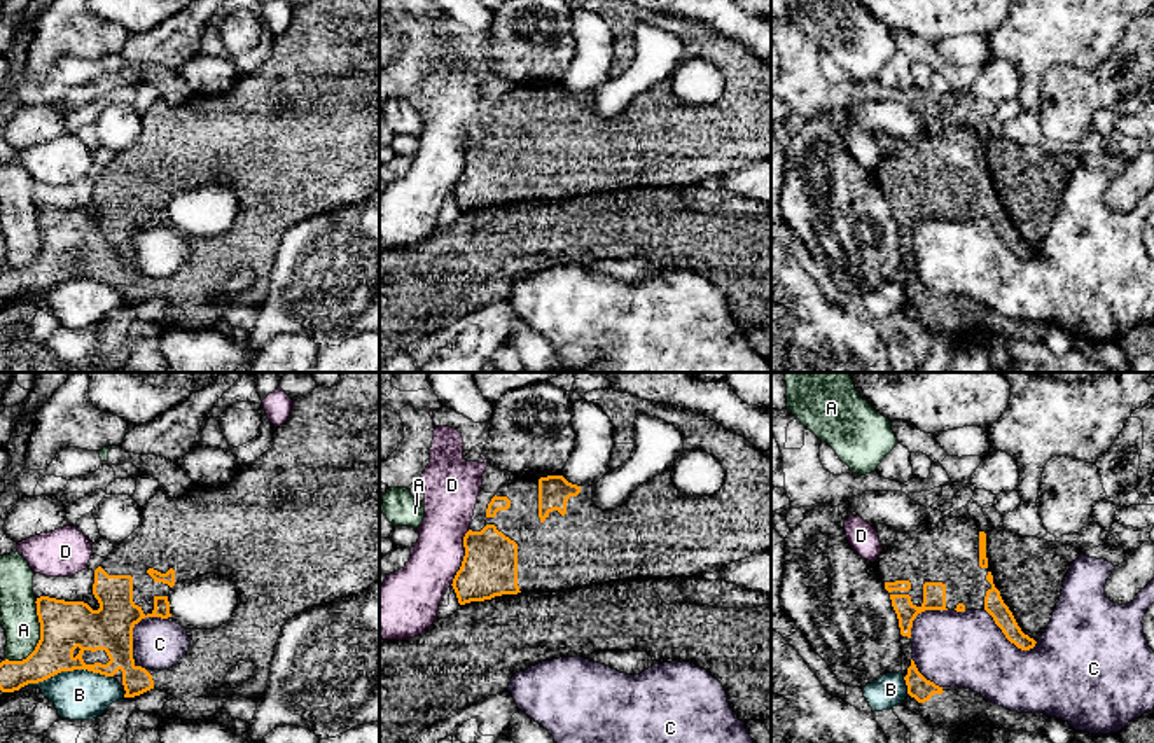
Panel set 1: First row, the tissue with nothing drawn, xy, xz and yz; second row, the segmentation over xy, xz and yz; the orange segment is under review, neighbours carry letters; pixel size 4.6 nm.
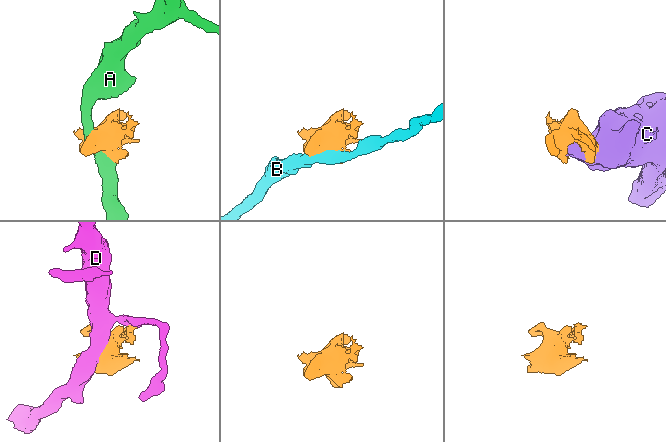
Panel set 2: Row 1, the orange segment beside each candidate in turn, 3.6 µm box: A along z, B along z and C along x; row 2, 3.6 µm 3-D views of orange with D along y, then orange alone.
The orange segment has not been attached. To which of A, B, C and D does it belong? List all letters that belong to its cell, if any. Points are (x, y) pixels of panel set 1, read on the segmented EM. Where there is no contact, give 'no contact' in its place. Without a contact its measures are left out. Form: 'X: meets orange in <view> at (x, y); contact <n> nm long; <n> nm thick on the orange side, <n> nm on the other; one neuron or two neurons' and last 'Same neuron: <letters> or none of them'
A: meets orange in xy at (41, 637); contact 320 nm long; 220 nm thick on the orange side, 170 nm on the other; two neurons
B: meets orange in xy at (63, 670); contact 440 nm long; 220 nm thick on the orange side, 240 nm on the other; two neurons
C: meets orange in yz at (1008, 638); contact 300 nm long; 90 nm thick on the orange side, 360 nm on the other; two neurons
D: meets orange in xz at (464, 556); contact 280 nm long; 260 nm thick on the orange side, 240 nm on the other; two neurons
Same neuron: none of them

